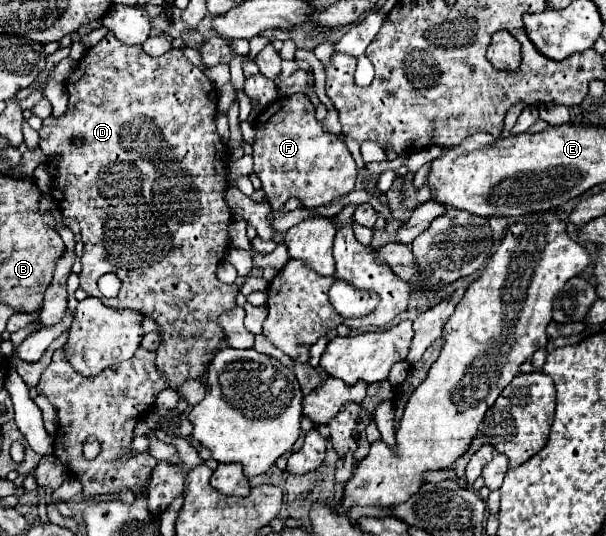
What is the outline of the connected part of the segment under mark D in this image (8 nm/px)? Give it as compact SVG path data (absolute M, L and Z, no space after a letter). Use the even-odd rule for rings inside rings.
M107 33L107 35L105 35L105 37L103 37L103 39L101 39L101 41L99 41L99 43L97 43L97 45L95 45L95 47L91 47L91 49L87 49L87 53L85 53L85 55L83 55L83 57L81 57L81 59L79 59L79 63L77 63L77 67L75 67L75 71L73 71L73 73L71 73L71 77L69 77L69 81L67 81L67 85L65 85L65 87L67 87L67 95L69 95L69 105L67 105L67 111L65 111L65 115L63 115L63 117L61 117L61 119L55 119L55 117L49 117L49 119L45 119L45 121L43 121L43 127L41 127L41 131L39 131L39 137L41 137L41 141L39 141L39 147L41 147L41 149L43 149L43 153L47 153L47 155L55 155L55 159L53 159L53 161L51 161L51 163L49 163L49 173L51 173L51 179L53 179L53 185L51 185L51 195L53 195L53 199L55 199L55 203L57 203L57 207L59 207L59 211L61 211L61 215L65 215L65 217L73 217L73 219L77 219L77 223L79 223L79 227L81 227L81 239L83 239L83 245L85 245L85 249L83 249L83 257L81 257L81 263L83 263L83 269L81 269L81 273L79 273L79 279L81 279L81 283L79 283L79 287L81 287L81 289L83 289L83 291L85 291L85 293L87 293L87 295L91 295L91 297L99 297L99 299L101 299L101 301L103 301L103 303L105 303L105 305L109 305L109 307L113 307L113 309L131 309L131 311L141 311L141 313L143 313L143 315L147 315L147 317L149 317L149 319L153 319L153 321L155 321L155 323L157 323L157 325L159 325L159 333L161 333L161 345L159 345L159 349L157 349L157 359L155 359L155 365L157 365L157 371L159 371L159 373L161 373L161 377L163 377L163 379L165 379L165 383L167 383L167 387L169 387L169 389L173 389L173 391L177 391L177 389L179 389L179 387L181 387L181 385L183 385L183 383L185 383L185 381L189 381L189 379L197 379L197 377L199 377L199 375L201 375L201 373L203 373L203 371L205 371L205 367L201 367L201 365L203 365L203 363L205 363L205 361L207 361L207 359L209 359L209 353L211 353L211 349L213 349L213 347L215 347L215 345L217 345L217 343L219 343L219 339L223 339L223 331L221 331L221 325L219 325L219 317L221 317L221 315L223 315L223 313L227 313L227 311L231 311L231 309L233 309L233 307L235 307L235 305L237 305L237 303L235 303L235 297L237 297L237 293L239 293L239 287L237 287L237 285L225 285L225 283L221 283L221 281L219 281L219 279L217 279L217 275L215 275L215 269L217 269L217 263L219 263L219 261L221 261L221 259L223 259L223 257L225 257L225 255L223 255L223 253L225 253L225 249L227 249L227 231L225 231L225 229L229 229L229 223L231 223L231 209L229 209L229 207L227 207L227 203L225 203L225 193L227 193L227 187L229 187L229 183L227 183L227 181L225 181L225 175L227 175L227 165L225 165L225 163L227 163L227 145L225 145L225 143L221 143L221 137L219 137L219 133L217 133L217 129L215 129L215 121L213 121L213 119L215 119L215 109L217 109L217 97L215 97L215 87L213 87L213 83L211 83L211 81L209 81L209 79L207 79L207 75L205 75L205 73L203 73L203 71L201 71L201 69L197 69L197 67L195 67L195 65L191 65L191 63L189 63L189 61L187 61L187 57L185 57L185 55L183 55L183 53L181 53L181 51L179 51L179 49L171 49L171 51L167 51L167 53L165 53L165 55L161 55L161 57L151 57L151 55L147 55L147 53L145 53L145 51L143 51L143 47L141 47L141 45L133 45L133 47L129 47L129 45L125 45L125 43L121 43L121 41L119 41L119 39L117 39L117 37L115 37L115 35L113 35L113 33ZM75 135L79 135L79 137L81 137L81 143L73 143L73 141L71 141L71 137L75 137ZM167 149L171 149L171 155L169 155L169 157L173 157L173 159L165 159L165 161L163 161L163 159L161 159L161 157L167 157L167 155L165 155L165 153L167 153ZM137 161L151 161L151 169L147 169L147 173L141 173L141 169L139 169L139 165L137 165ZM175 163L181 163L181 165L183 165L183 169L177 169L177 171L175 171L175 169L171 169L171 165L175 165ZM107 271L111 271L111 273L115 273L115 275L117 275L117 277L119 277L119 279L121 279L121 283L123 283L123 285L121 285L121 291L119 291L119 295L117 295L117 297L115 297L115 299L105 299L105 297L103 297L103 295L101 295L101 291L99 291L99 289L97 289L97 279L99 279L99 277L101 277L101 275L105 275L105 273L107 273Z

